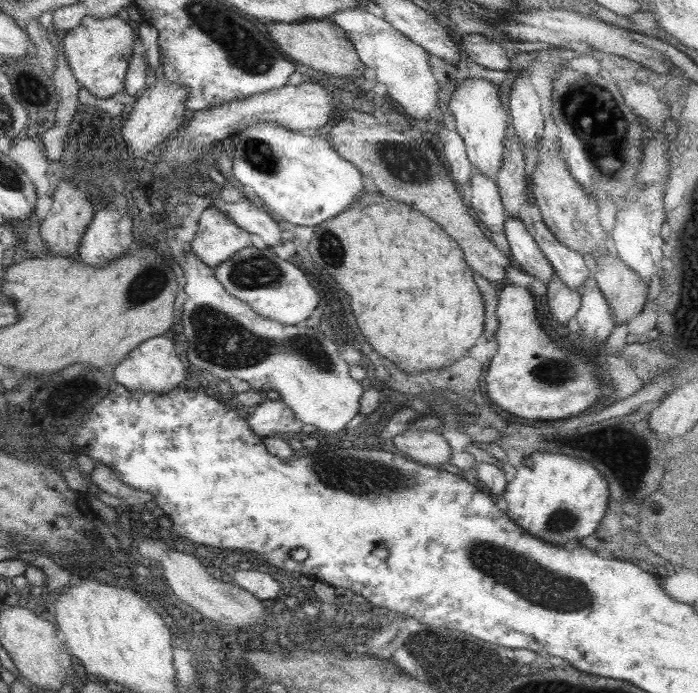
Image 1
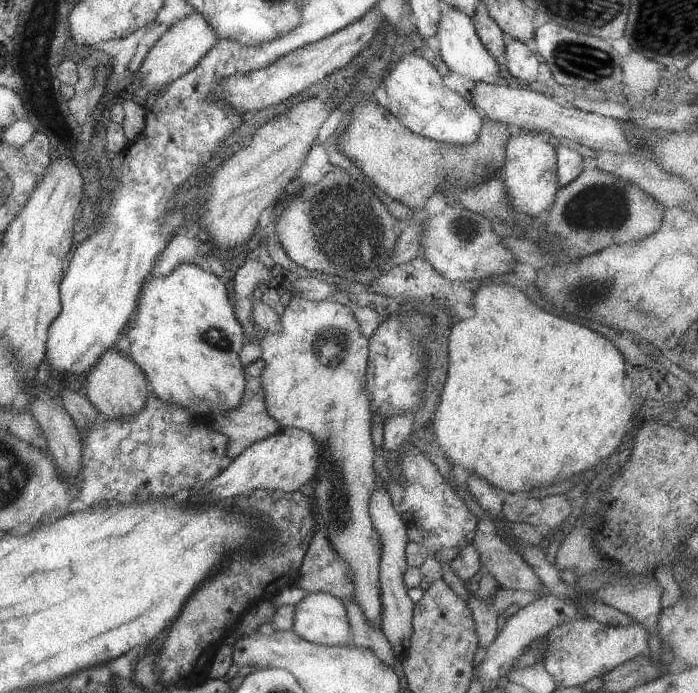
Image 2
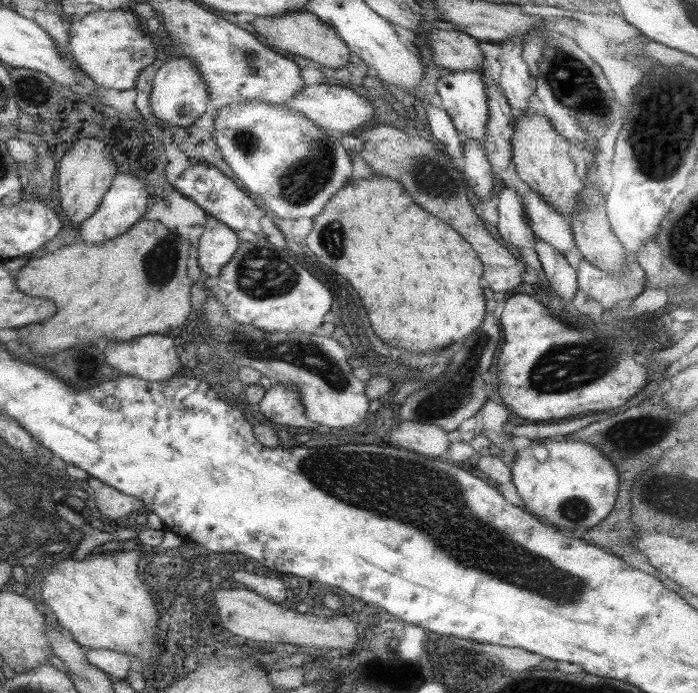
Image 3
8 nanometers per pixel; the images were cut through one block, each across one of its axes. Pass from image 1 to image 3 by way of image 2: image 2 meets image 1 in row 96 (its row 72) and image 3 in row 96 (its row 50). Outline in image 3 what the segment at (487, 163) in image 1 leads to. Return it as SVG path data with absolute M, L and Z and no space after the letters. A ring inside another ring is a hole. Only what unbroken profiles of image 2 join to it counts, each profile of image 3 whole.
M471 70L451 71L441 76L436 82L436 93L441 100L443 110L451 119L460 136L479 141L486 135L488 104L486 88L483 84L483 72Z

